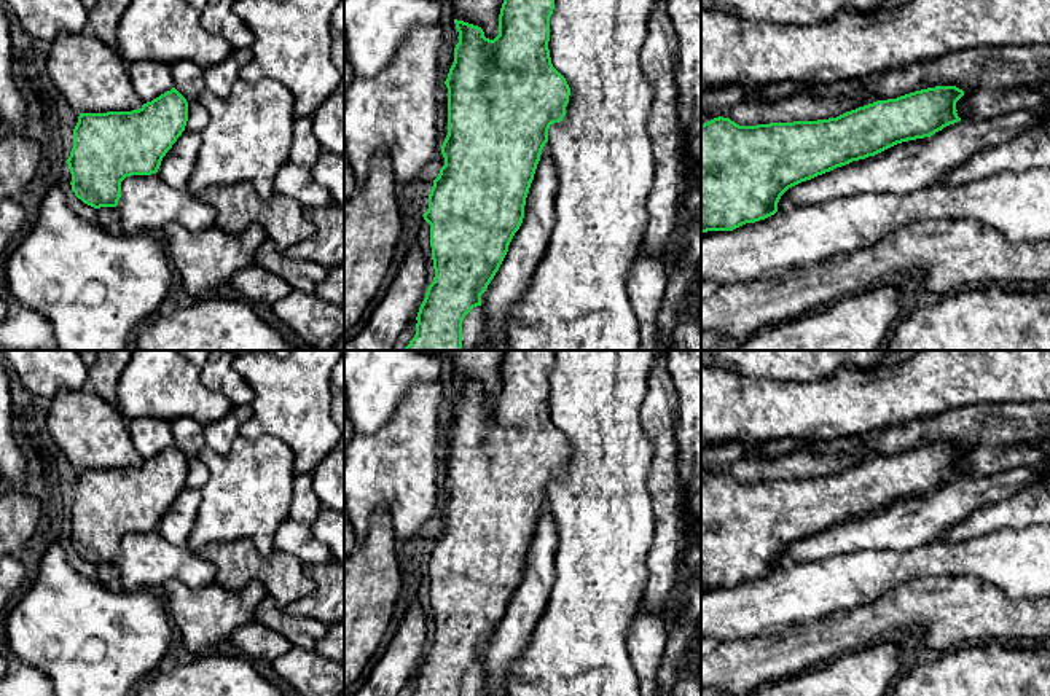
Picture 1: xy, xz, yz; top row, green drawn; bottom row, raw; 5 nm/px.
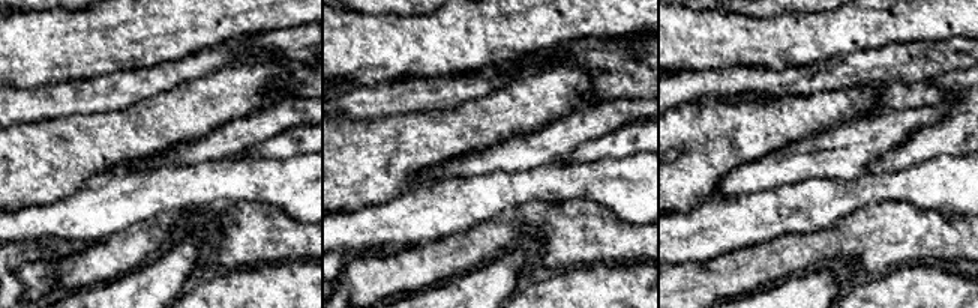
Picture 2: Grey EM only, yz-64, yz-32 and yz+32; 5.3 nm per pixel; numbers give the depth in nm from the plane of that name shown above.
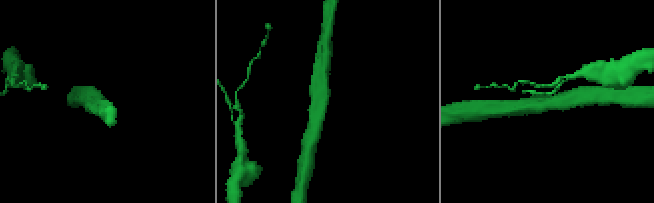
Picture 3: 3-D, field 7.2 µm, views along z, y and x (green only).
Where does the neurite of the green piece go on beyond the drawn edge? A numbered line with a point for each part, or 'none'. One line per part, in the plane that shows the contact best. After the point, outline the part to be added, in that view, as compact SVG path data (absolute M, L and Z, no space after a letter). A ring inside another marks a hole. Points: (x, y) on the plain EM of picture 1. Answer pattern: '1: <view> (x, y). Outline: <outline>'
1: yz (908, 523). Outline: M1029 467L961 476L931 494L897 500L789 545L778 559L778 569L859 551L913 549L940 538L948 527L962 522L980 506L1009 499L1032 481L1048 476L1050 471Z

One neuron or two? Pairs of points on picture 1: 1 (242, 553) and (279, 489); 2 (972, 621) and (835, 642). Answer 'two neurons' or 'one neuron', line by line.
1: two neurons
2: one neuron

